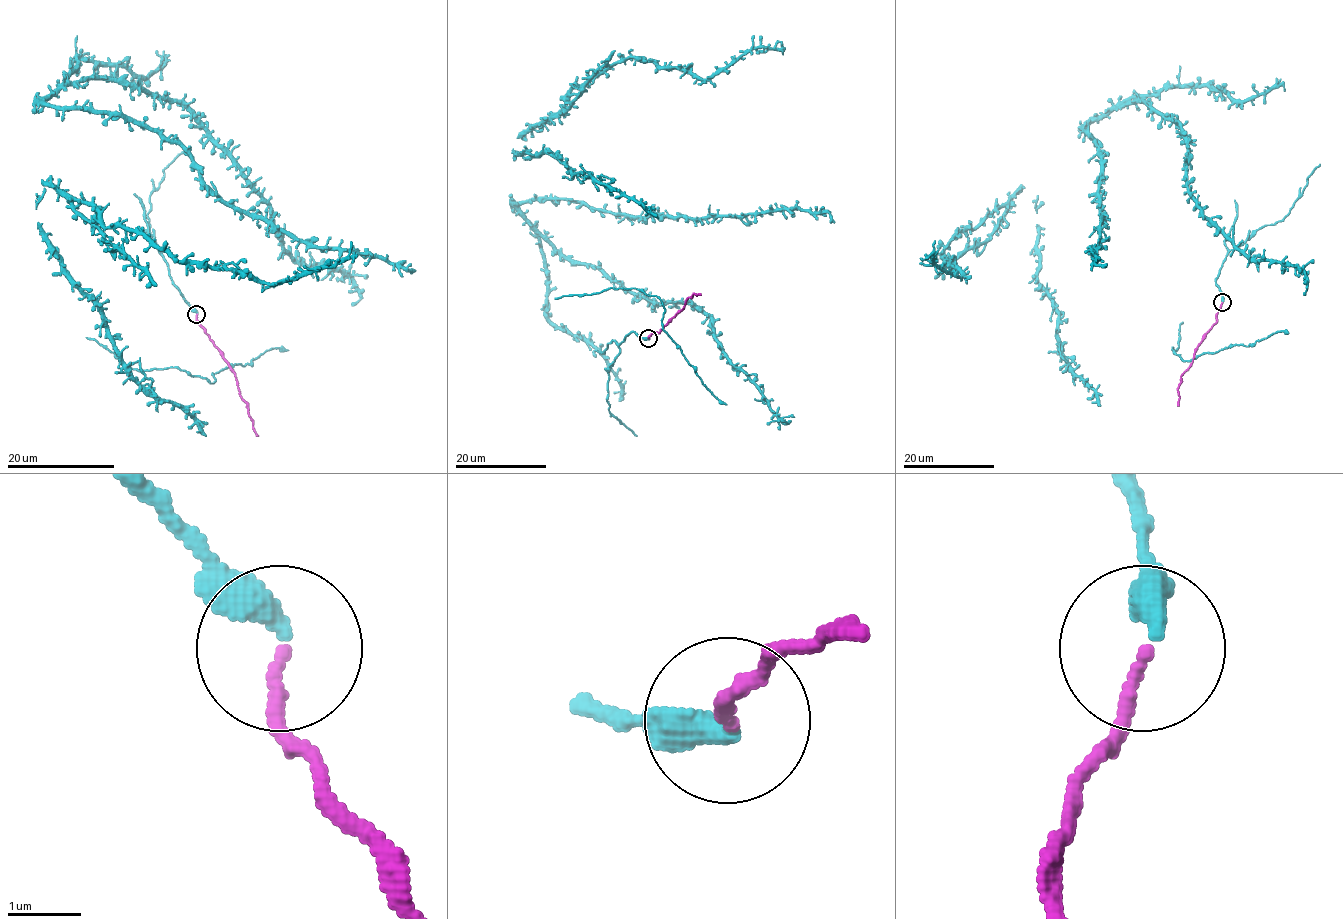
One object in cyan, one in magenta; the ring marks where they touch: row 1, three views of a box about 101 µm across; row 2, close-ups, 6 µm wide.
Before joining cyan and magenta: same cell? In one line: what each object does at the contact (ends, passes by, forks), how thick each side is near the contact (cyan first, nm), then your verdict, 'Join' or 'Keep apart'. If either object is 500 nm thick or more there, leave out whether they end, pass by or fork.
At the ring cyan ends. At the ring magenta ends. Thickness 360 nm (cyan) against 170 nm. Join

